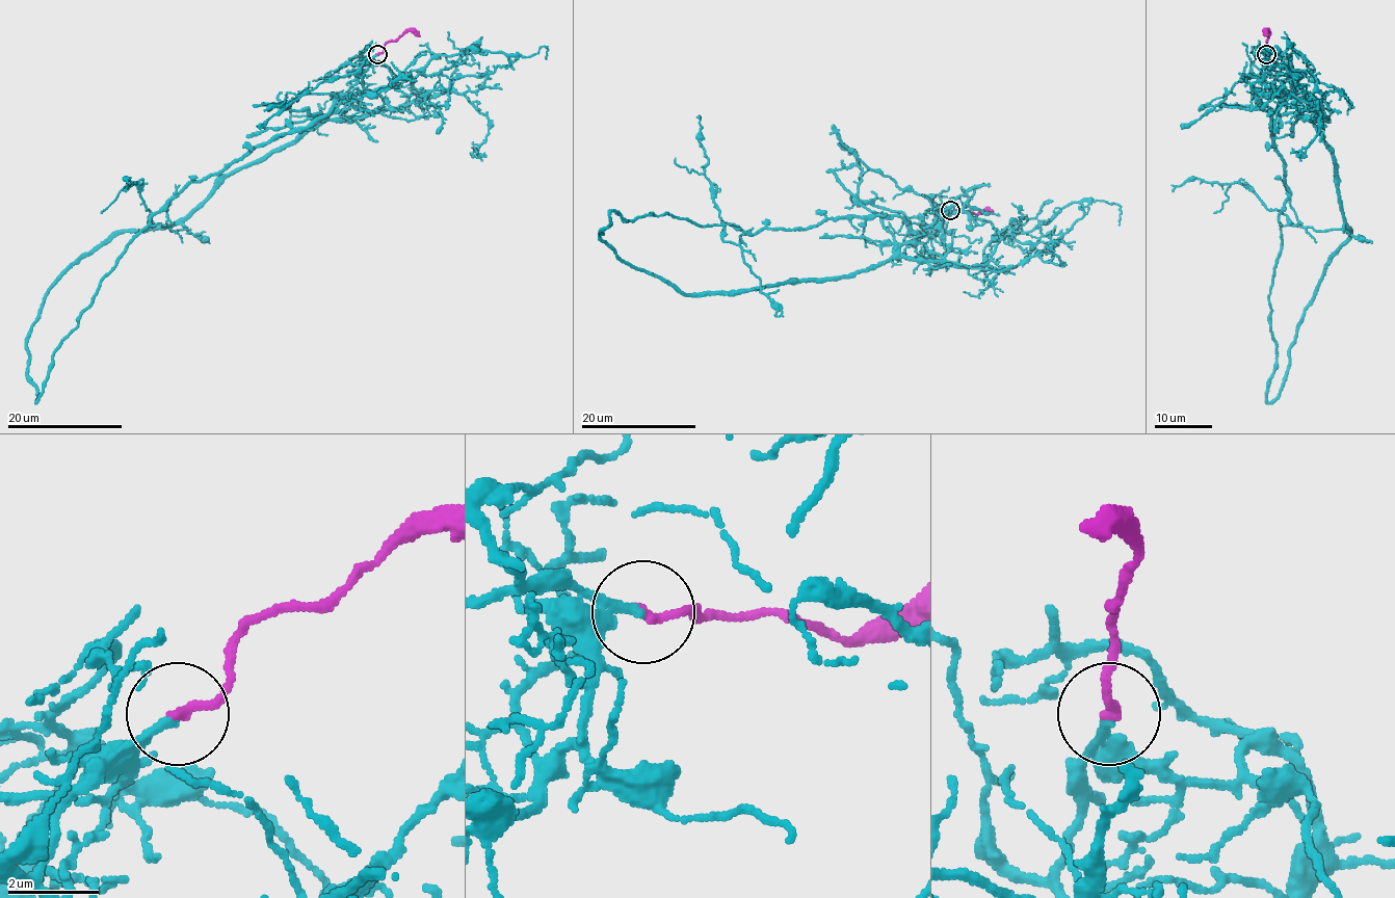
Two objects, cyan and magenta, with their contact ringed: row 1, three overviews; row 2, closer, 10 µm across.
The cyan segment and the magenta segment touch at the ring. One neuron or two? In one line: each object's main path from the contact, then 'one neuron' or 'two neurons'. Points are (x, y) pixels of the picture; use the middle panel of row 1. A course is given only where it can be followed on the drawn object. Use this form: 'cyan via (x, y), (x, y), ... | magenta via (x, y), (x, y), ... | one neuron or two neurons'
cyan via (950, 211), (935, 235), (911, 239), (863, 271), (719, 294), (682, 294), (624, 262), (600, 238), (610, 227) | magenta via (950, 211), (975, 213), (993, 211) | one neuron

